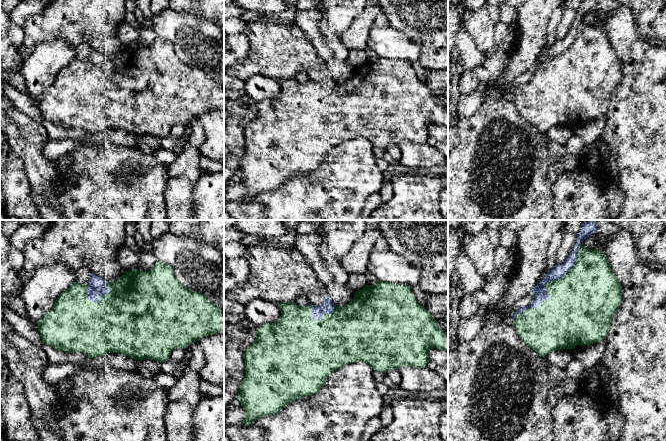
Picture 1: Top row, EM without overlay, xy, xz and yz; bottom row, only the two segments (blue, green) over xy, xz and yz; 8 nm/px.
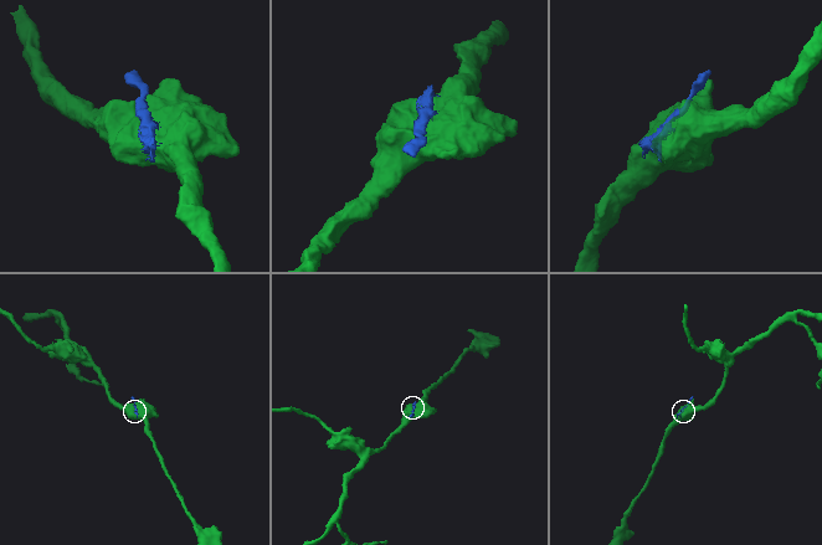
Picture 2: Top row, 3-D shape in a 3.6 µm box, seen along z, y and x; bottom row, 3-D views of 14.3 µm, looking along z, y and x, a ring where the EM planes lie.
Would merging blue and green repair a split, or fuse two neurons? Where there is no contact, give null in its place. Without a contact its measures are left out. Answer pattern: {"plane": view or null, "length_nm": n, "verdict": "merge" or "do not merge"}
{"plane": "yz", "length_nm": 800, "verdict": "merge"}

